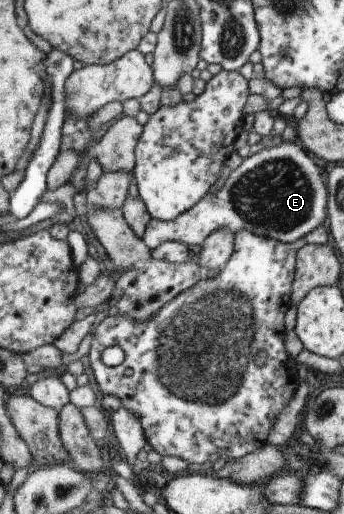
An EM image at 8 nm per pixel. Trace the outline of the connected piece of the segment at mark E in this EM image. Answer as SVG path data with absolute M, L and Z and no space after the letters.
M280 141L276 145L269 145L256 153L250 154L234 170L220 186L215 195L209 192L199 199L190 209L183 211L175 220L157 222L151 219L146 225L142 236L142 243L150 251L167 240L178 240L186 246L199 245L204 242L212 231L230 231L232 237L240 231L248 231L252 235L260 235L266 239L276 239L280 243L290 243L299 237L310 233L316 226L326 223L327 219L327 191L324 184L325 167L306 152L297 141Z

